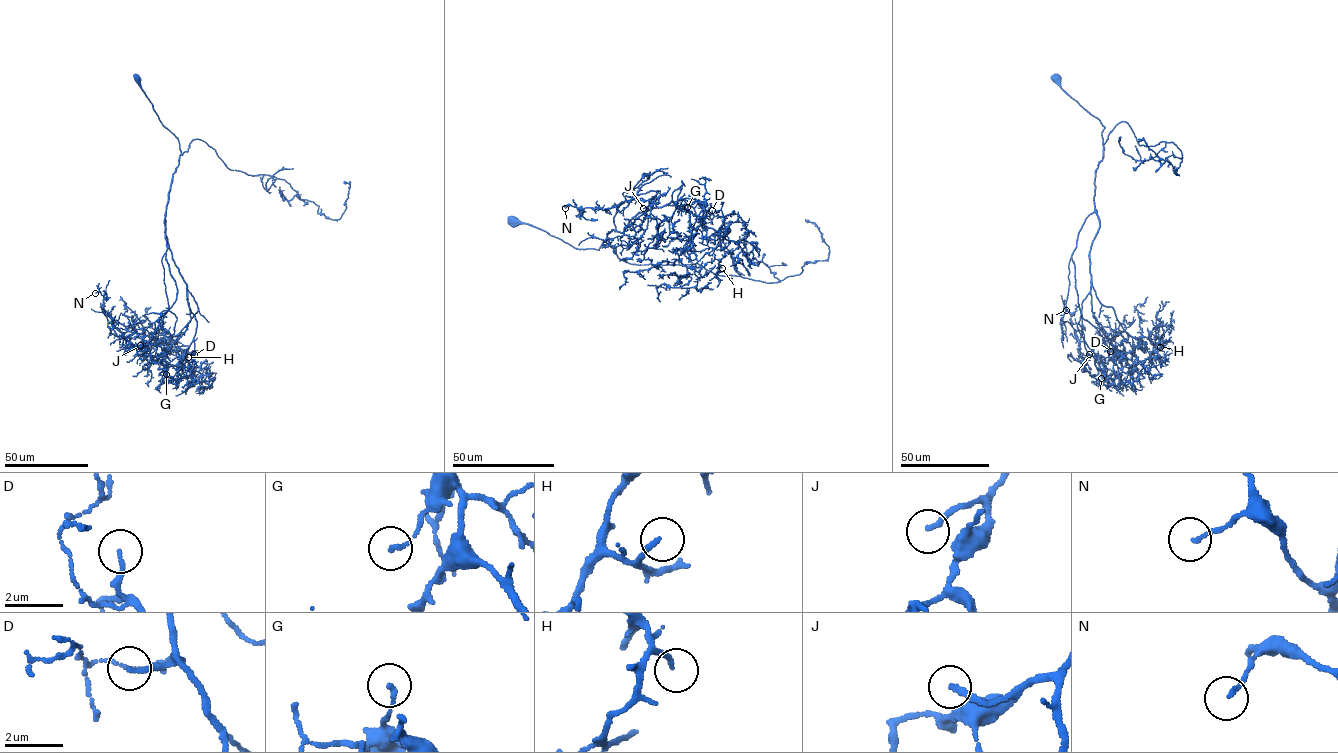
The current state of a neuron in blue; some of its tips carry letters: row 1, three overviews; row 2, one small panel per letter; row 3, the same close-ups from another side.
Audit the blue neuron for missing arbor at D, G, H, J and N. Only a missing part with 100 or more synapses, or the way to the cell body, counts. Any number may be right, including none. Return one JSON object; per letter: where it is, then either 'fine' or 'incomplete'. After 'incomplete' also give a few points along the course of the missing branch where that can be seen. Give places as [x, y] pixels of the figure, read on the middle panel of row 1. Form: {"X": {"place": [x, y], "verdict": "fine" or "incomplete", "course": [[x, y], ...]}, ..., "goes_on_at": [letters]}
{"D": {"place": [712, 210], "verdict": "fine"}, "G": {"place": [687, 207], "verdict": "fine"}, "H": {"place": [722, 268], "verdict": "incomplete", "course": [[722, 268], [750, 285], [747, 289]]}, "J": {"place": [643, 208], "verdict": "incomplete", "course": [[643, 208], [623, 213], [619, 225], [609, 224]]}, "N": {"place": [565, 208], "verdict": "fine"}, "goes_on_at": ["H", "J"]}

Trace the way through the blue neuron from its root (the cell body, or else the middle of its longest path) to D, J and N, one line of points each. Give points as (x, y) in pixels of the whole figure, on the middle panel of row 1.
D: (513, 222), (574, 248), (598, 250), (610, 243), (612, 229), (623, 232), (653, 207), (689, 198), (712, 210)
J: (513, 222), (574, 248), (598, 250), (610, 243), (607, 235), (616, 229), (625, 196), (659, 191), (643, 208)
N: (513, 222), (598, 250), (610, 243), (625, 196), (659, 191), (649, 204), (565, 208)

